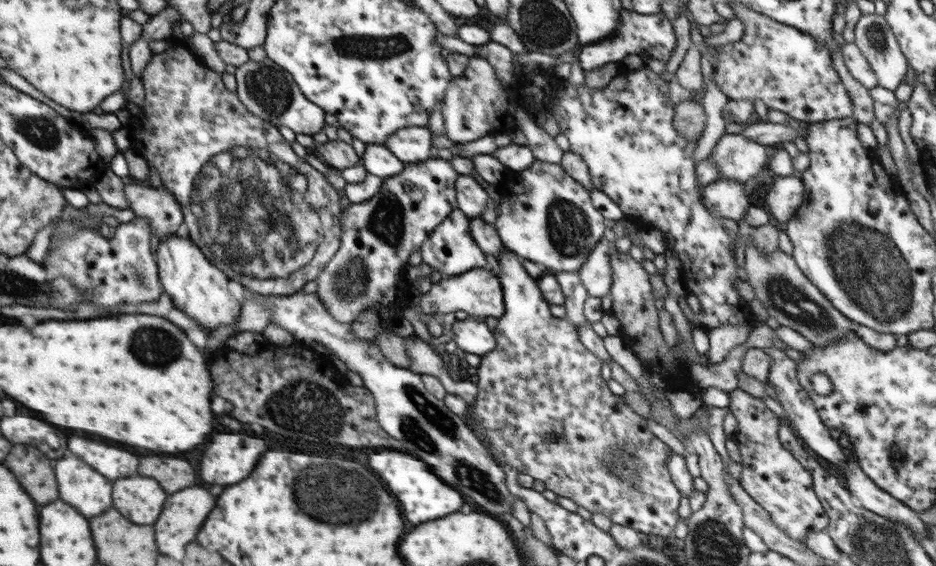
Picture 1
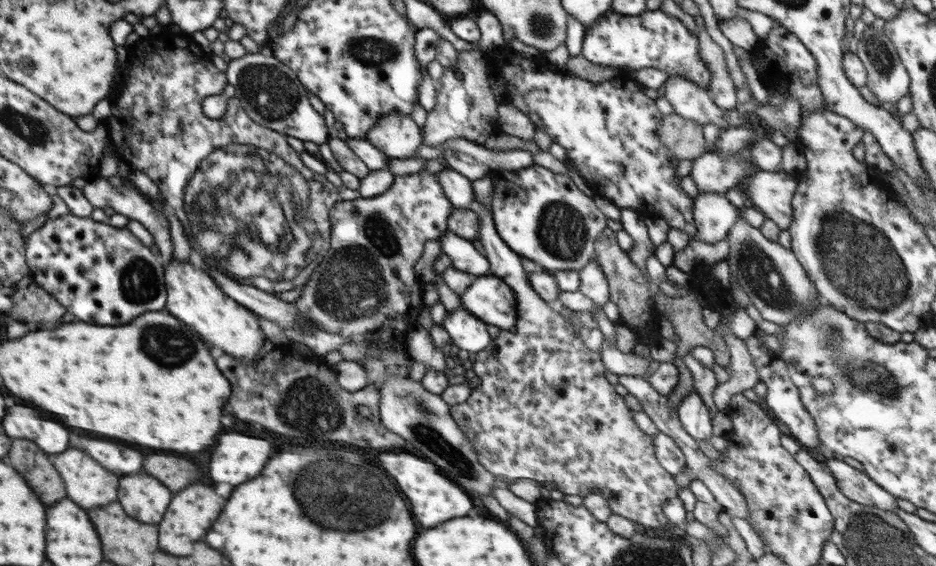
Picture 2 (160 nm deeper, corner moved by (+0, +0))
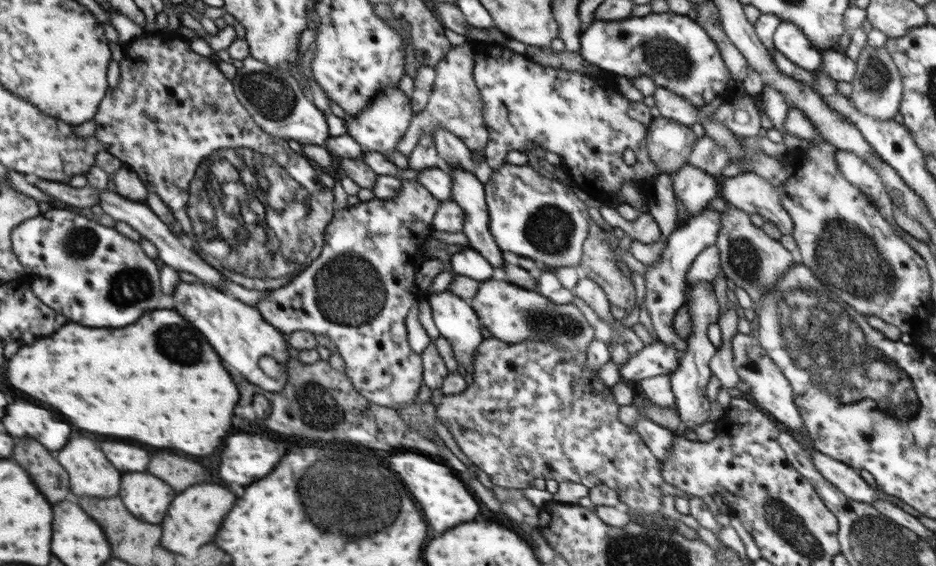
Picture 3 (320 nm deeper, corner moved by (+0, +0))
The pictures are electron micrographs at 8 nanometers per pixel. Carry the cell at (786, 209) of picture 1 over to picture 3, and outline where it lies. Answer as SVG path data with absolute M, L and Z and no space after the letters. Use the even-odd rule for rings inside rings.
M752 173L726 177L720 183L720 196L729 206L743 212L758 214L773 223L783 234L793 234L793 221L782 207L776 187Z

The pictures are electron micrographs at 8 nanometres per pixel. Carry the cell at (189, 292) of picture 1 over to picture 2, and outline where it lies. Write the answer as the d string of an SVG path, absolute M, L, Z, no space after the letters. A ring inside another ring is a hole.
M173 260L165 268L167 303L165 308L178 320L196 331L204 341L220 348L234 358L242 358L247 364L257 364L265 335L258 325L258 316L245 306L239 305L227 294L205 269L195 267L189 261Z

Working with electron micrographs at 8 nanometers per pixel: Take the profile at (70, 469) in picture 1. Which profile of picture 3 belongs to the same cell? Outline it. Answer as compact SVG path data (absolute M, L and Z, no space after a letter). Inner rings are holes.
M70 438L57 460L68 471L70 490L76 496L114 496L120 490L120 472L90 438Z

